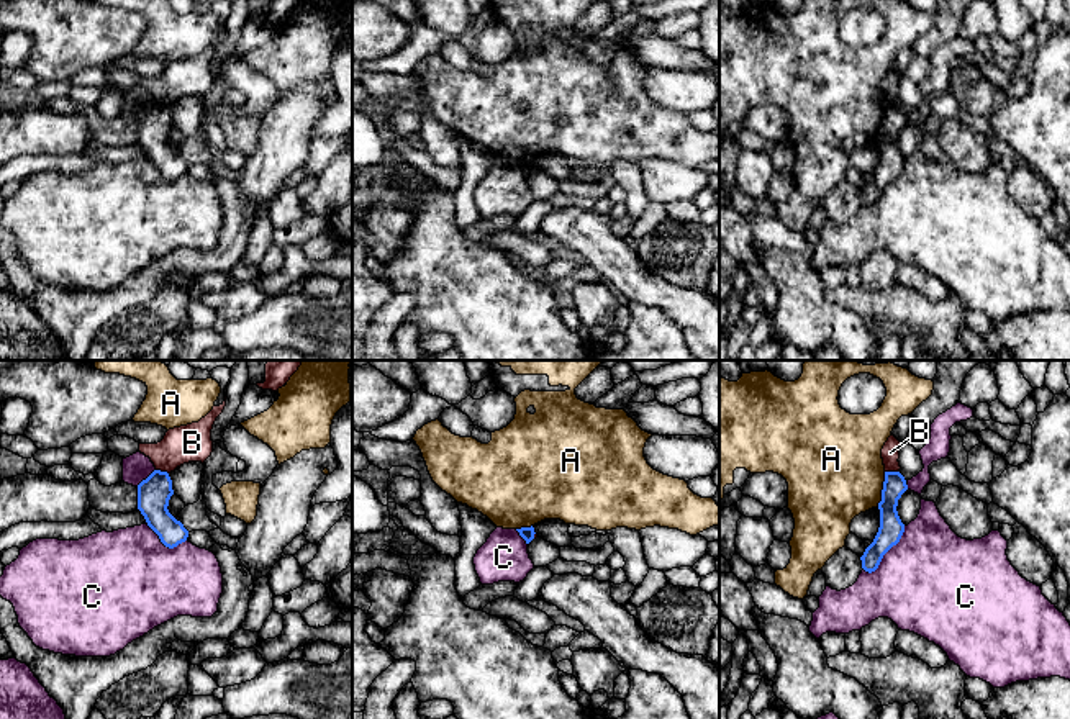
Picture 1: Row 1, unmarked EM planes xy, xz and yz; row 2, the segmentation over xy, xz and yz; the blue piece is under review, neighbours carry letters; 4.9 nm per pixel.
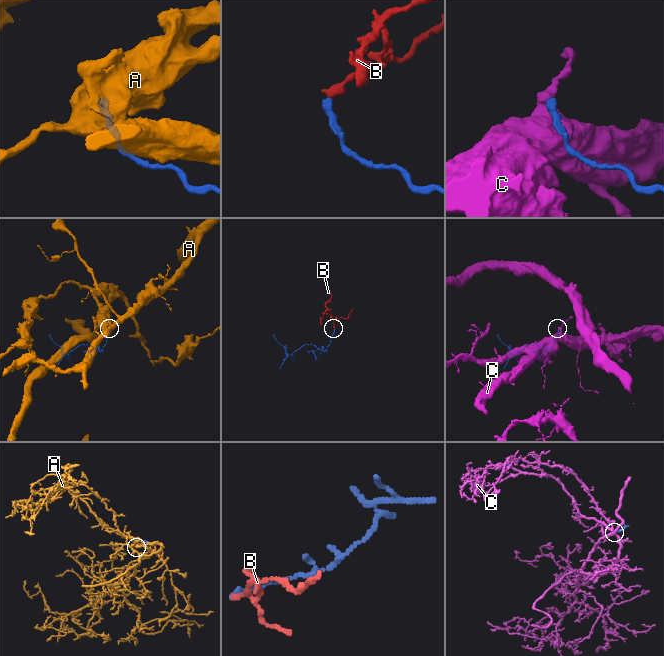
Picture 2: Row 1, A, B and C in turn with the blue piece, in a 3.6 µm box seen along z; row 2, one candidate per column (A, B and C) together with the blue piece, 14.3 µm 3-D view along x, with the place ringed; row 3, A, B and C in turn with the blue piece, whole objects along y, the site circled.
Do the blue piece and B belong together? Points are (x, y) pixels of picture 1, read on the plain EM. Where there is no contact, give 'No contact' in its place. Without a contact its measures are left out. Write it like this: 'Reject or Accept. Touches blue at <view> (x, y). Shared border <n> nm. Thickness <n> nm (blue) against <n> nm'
Reject. Touches blue at yz (892, 105). Shared border 70 nm. Thickness 110 nm (blue) against 90 nm

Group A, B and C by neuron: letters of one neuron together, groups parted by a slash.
A / B / C

